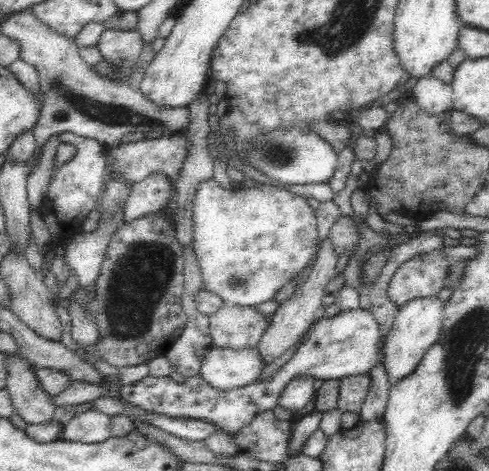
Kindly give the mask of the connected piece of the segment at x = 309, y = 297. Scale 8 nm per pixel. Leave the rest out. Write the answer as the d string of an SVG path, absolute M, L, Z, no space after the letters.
M328 238L317 254L312 266L308 270L308 278L297 287L294 294L288 300L282 301L278 310L272 315L272 322L267 332L262 336L260 345L256 348L263 366L270 366L274 360L278 360L282 354L295 346L304 335L311 323L315 320L314 314L321 306L321 298L324 296L326 284L335 276L335 268L338 257L334 253L330 238Z

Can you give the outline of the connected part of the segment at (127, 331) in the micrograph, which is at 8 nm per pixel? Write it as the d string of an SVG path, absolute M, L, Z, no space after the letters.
M164 212L151 213L150 217L142 216L120 224L110 238L95 286L96 322L102 341L90 346L84 361L90 357L104 357L112 366L134 366L166 355L186 327L186 313L181 303L184 284L184 251L176 241L174 223Z

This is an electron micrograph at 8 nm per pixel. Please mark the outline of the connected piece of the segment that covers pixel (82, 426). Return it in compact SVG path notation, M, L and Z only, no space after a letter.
M88 409L70 419L65 426L64 439L72 442L98 443L112 437L110 417Z

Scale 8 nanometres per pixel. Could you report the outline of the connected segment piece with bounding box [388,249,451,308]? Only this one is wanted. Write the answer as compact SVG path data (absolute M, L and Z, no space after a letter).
M439 249L406 262L396 272L394 279L390 280L388 295L398 308L414 297L436 296L447 284L444 279L450 262Z

